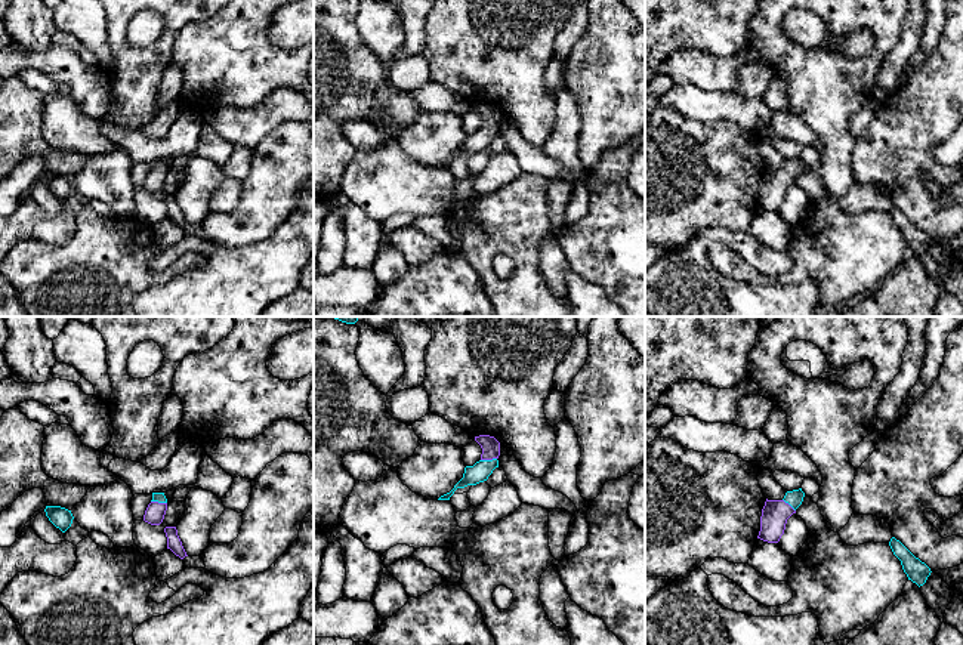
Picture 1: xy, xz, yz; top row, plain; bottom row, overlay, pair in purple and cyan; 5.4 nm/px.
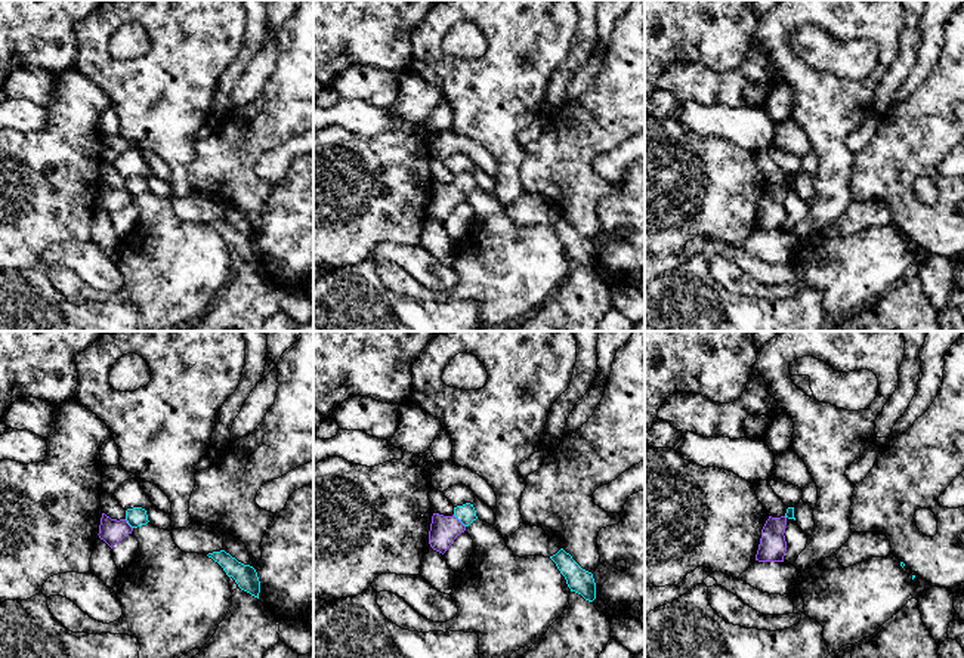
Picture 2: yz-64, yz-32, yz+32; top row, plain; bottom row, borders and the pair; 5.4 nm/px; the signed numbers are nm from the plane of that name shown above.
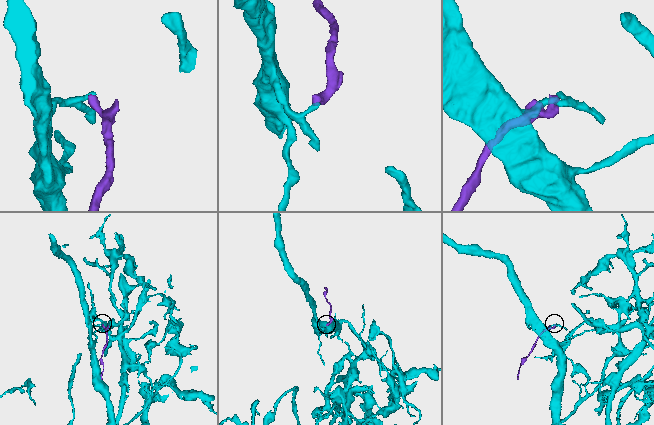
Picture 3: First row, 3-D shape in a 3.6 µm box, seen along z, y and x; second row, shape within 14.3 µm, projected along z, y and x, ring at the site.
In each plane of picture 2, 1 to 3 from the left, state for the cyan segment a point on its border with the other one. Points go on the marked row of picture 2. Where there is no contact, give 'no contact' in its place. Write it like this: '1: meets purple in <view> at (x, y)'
1: meets purple in yz-64 at (127, 524)
2: meets purple in yz-32 at (459, 521)
3: no contact

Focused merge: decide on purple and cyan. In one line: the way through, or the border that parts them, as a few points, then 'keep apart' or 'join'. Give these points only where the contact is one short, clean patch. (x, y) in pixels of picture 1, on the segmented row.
runs through xy (154, 514), (157, 502), (160, 497); join

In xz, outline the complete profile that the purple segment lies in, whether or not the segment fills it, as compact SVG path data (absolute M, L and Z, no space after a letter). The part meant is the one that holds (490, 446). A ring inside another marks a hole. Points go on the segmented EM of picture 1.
M490 435L475 436L475 441L481 445L482 454L481 460L473 466L466 466L463 478L454 485L454 488L441 496L438 500L450 500L457 488L464 488L467 485L476 485L488 479L496 467L499 467L499 456L500 456L500 442Z

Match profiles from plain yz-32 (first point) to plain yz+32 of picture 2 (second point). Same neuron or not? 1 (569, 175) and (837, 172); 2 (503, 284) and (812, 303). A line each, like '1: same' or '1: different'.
1: different
2: different

